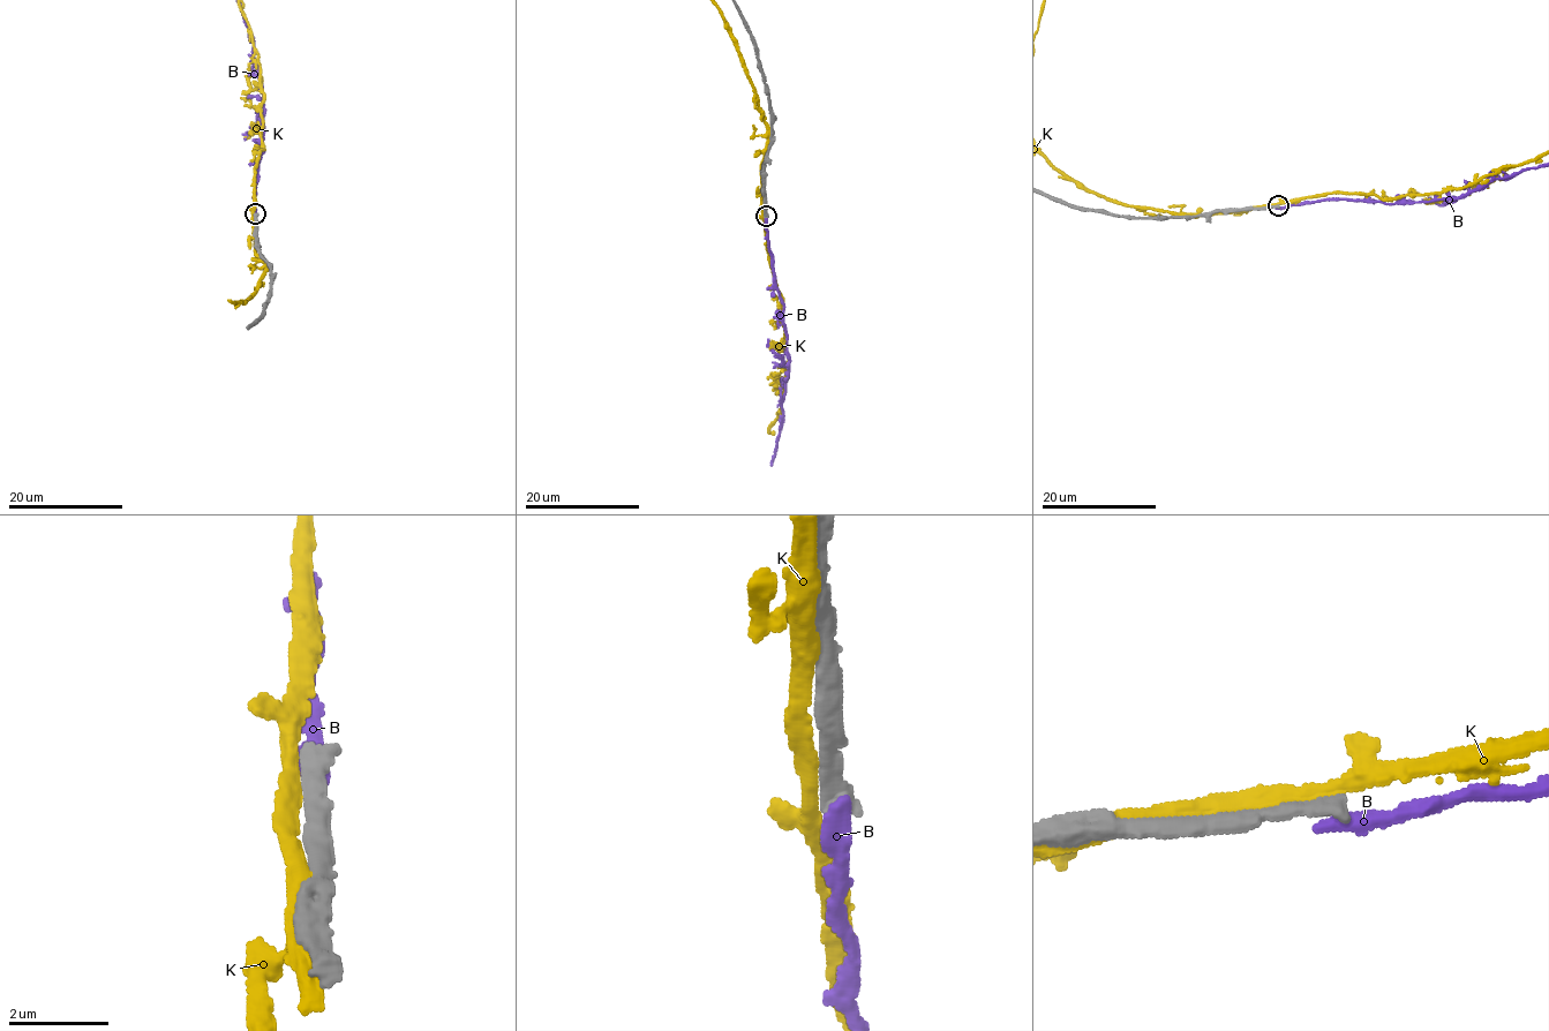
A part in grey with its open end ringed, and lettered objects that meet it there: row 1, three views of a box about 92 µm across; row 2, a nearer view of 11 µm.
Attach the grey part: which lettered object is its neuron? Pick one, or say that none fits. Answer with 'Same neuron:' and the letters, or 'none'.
Same neuron: none

